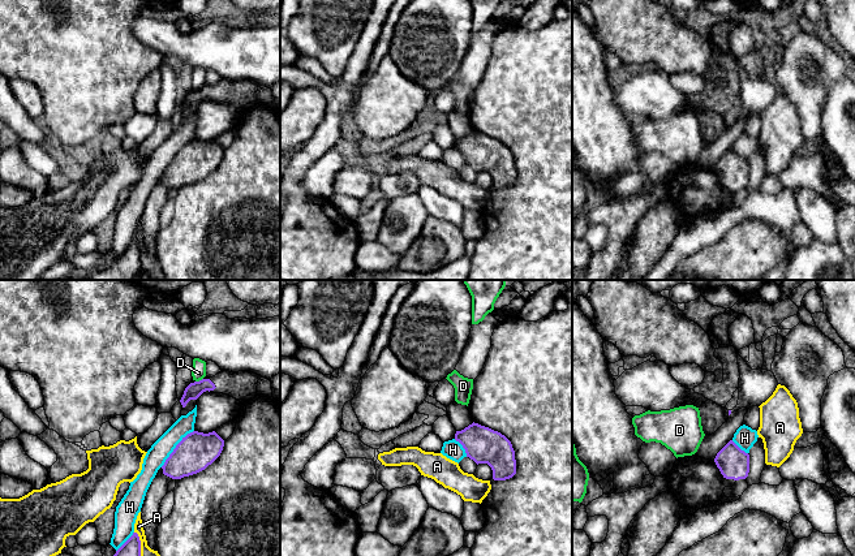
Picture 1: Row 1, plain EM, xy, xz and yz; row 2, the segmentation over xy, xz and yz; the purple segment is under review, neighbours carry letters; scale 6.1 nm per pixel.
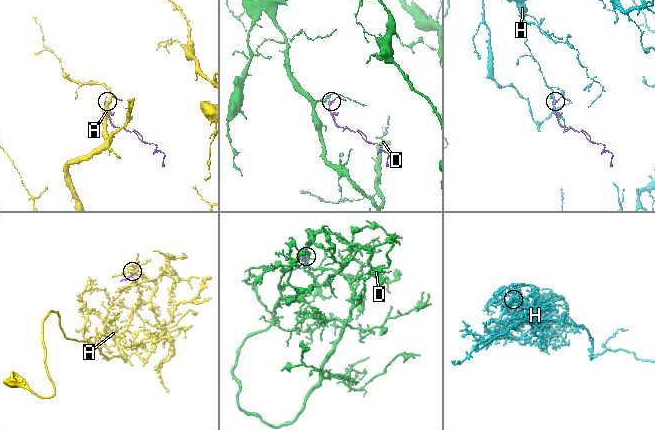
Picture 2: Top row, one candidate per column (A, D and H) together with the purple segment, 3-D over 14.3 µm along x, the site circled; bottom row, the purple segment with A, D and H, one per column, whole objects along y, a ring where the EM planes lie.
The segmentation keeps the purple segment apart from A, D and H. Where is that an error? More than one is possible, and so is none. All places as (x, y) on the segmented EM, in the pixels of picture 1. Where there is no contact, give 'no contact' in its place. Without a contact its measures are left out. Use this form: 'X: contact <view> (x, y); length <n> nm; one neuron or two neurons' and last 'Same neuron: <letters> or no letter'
A: contact xy (140, 543); length 160 nm; two neurons
D: contact xy (200, 380); length 50 nm; two neurons
H: contact xy (175, 448); length 300 nm; two neurons
Same neuron: no letter

